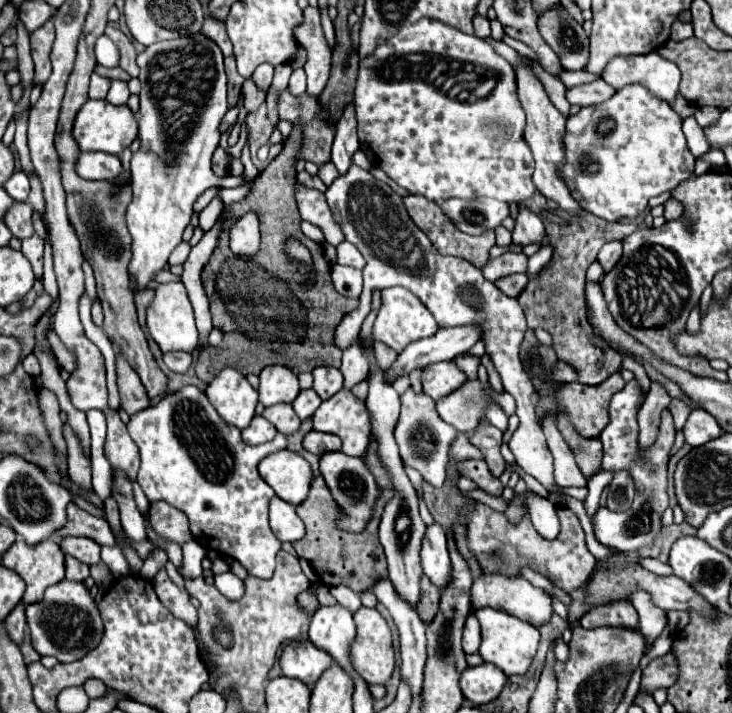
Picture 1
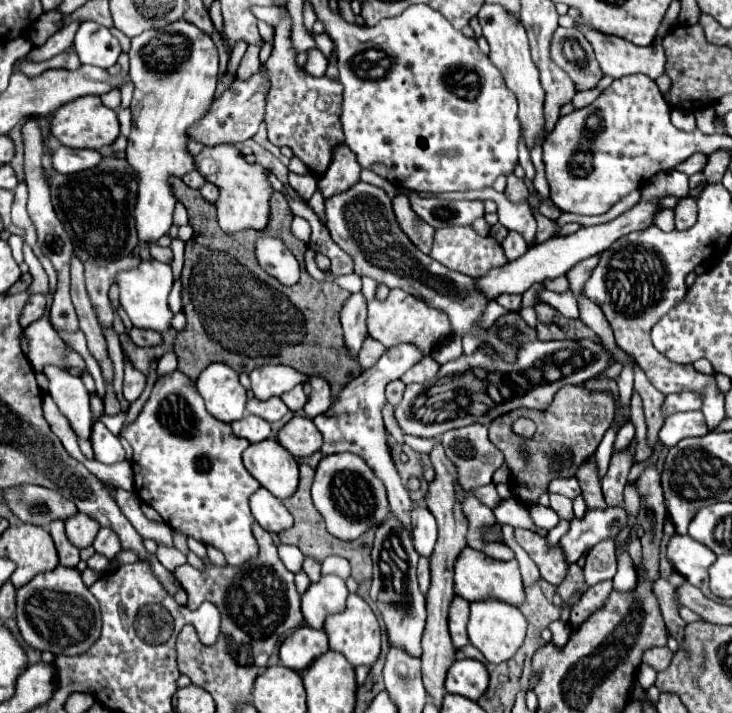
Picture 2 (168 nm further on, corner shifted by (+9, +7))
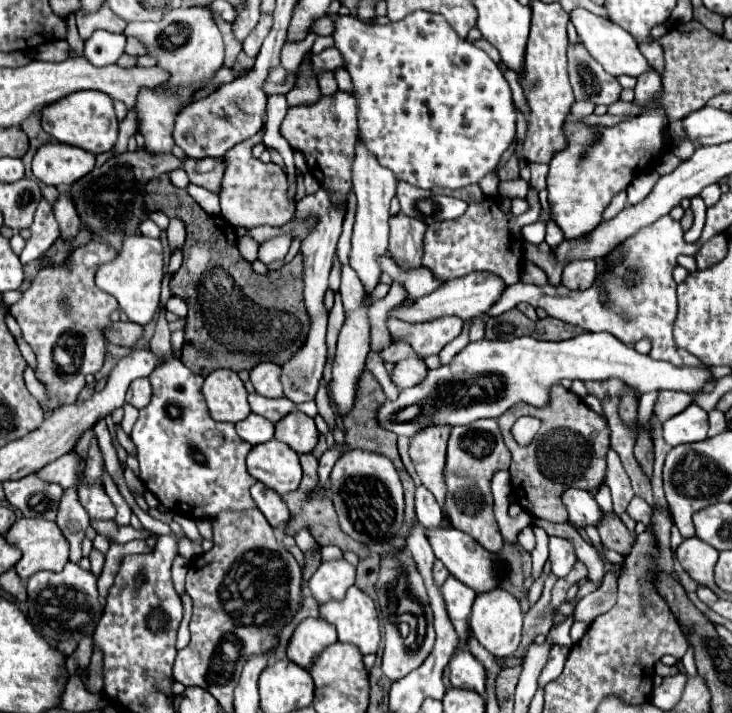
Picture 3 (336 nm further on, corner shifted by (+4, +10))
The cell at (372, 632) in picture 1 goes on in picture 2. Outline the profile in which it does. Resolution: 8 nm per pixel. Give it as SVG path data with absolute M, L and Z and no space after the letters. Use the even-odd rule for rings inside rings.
M355 593L349 595L347 599L347 607L343 613L337 615L329 615L329 619L325 619L325 633L329 637L329 647L333 651L339 651L347 657L347 661L357 667L357 665L373 665L379 657L379 649L381 649L381 631L379 631L379 623L375 613L371 611L371 607Z

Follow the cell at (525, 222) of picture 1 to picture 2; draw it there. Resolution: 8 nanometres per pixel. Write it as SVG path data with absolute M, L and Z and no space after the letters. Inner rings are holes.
M509 175L505 195L507 195L507 199L513 199L513 203L517 203L517 201L525 201L529 197L529 191L527 191L523 179L519 179L515 175Z

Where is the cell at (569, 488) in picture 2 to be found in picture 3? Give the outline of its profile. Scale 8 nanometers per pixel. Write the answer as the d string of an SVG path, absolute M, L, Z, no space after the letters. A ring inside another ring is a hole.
M570 488L566 490L566 508L568 508L568 522L572 526L584 528L588 524L596 526L598 524L598 516L600 516L600 508L596 504L596 500L592 498L590 492L586 490L578 490L578 488Z

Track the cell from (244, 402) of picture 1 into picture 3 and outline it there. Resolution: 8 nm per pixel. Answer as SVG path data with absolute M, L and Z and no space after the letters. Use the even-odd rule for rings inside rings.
M218 368L204 378L202 394L206 398L210 416L218 422L240 422L250 414L248 392L238 372Z

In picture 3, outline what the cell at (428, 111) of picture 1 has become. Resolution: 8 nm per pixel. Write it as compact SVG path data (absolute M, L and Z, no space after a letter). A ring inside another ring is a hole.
M416 10L416 12L408 14L406 18L392 22L392 24L386 24L386 26L366 24L366 22L358 20L356 16L342 16L342 14L328 14L328 16L334 22L334 34L332 34L334 44L340 50L340 54L346 62L346 70L350 72L350 78L352 78L354 98L358 104L360 142L368 152L372 152L376 156L380 166L392 170L396 180L404 180L408 184L414 184L414 186L426 188L426 190L430 190L430 188L448 188L448 190L466 188L470 184L478 184L486 174L494 172L502 154L514 144L514 138L516 138L516 106L514 106L510 84L506 82L502 70L482 48L474 46L466 38L460 38L454 32L454 28L442 18L442 14L434 14L434 12L426 12L426 10Z

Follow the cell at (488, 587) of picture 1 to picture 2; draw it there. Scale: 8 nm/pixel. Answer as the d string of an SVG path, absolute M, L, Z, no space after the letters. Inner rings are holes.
M465 547L459 555L459 559L455 561L455 593L461 595L467 601L481 601L485 597L497 597L505 603L511 605L519 605L525 599L525 591L523 591L523 583L521 583L521 573L519 573L519 563L515 559L511 561L497 561L487 557L481 551L475 551L471 547Z

